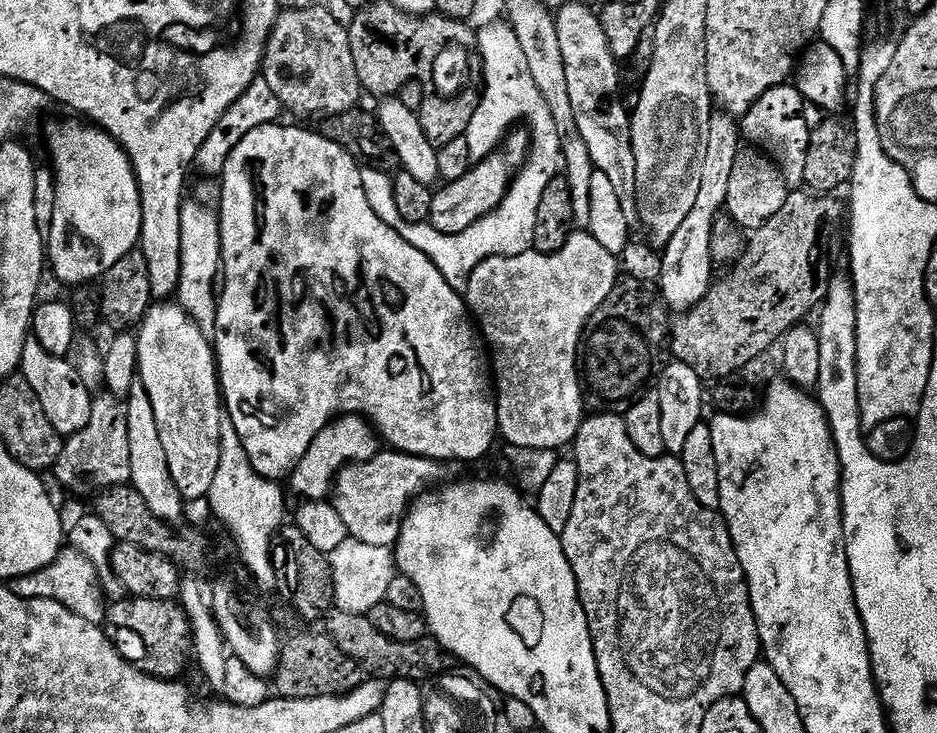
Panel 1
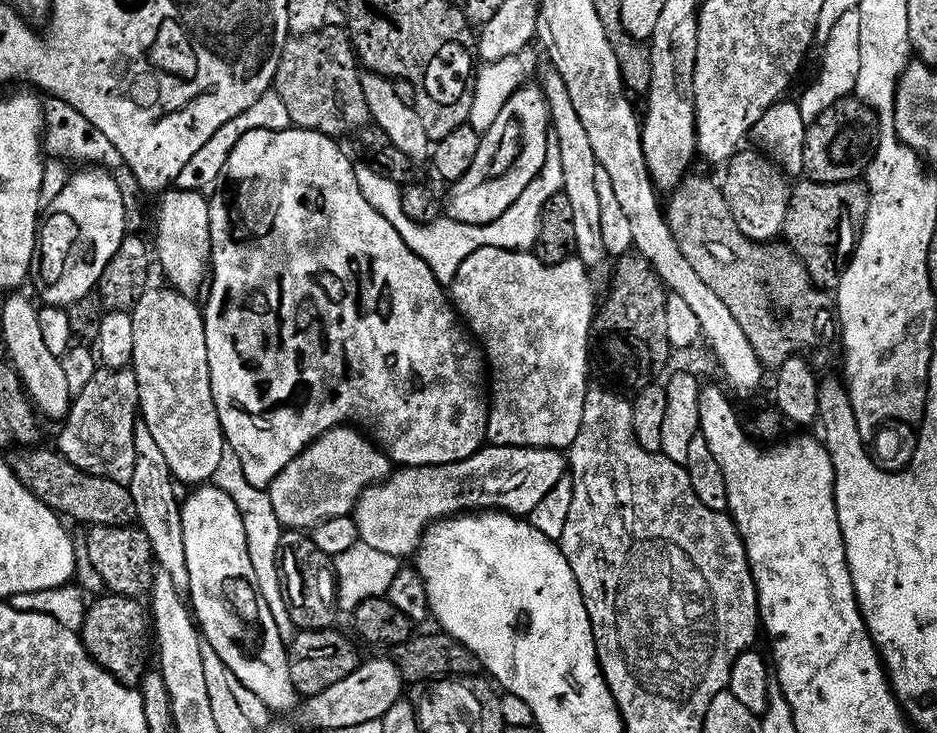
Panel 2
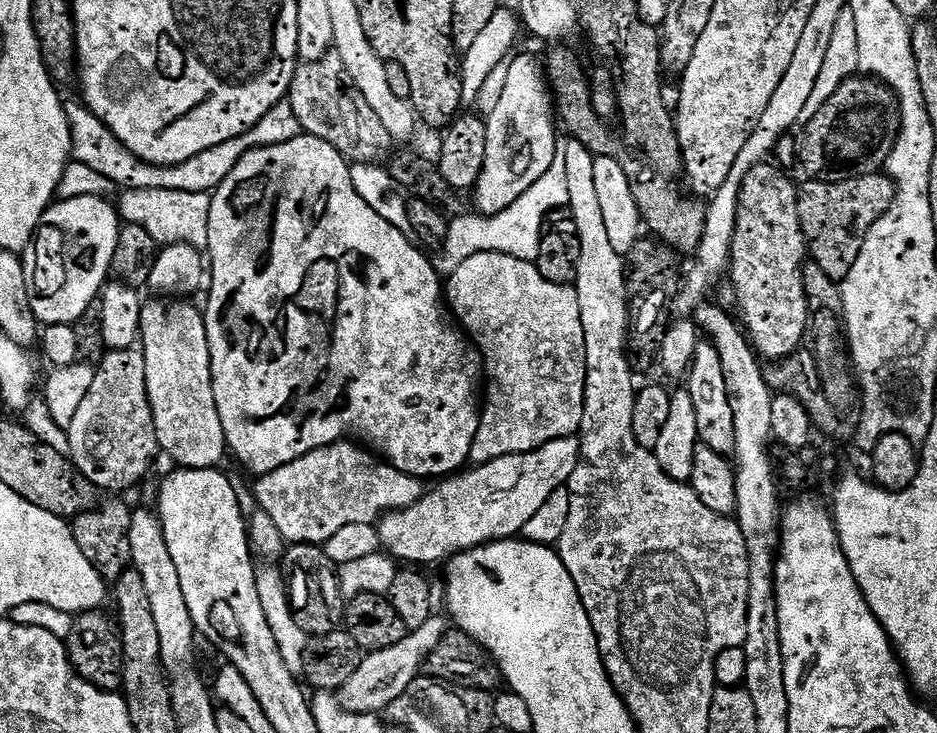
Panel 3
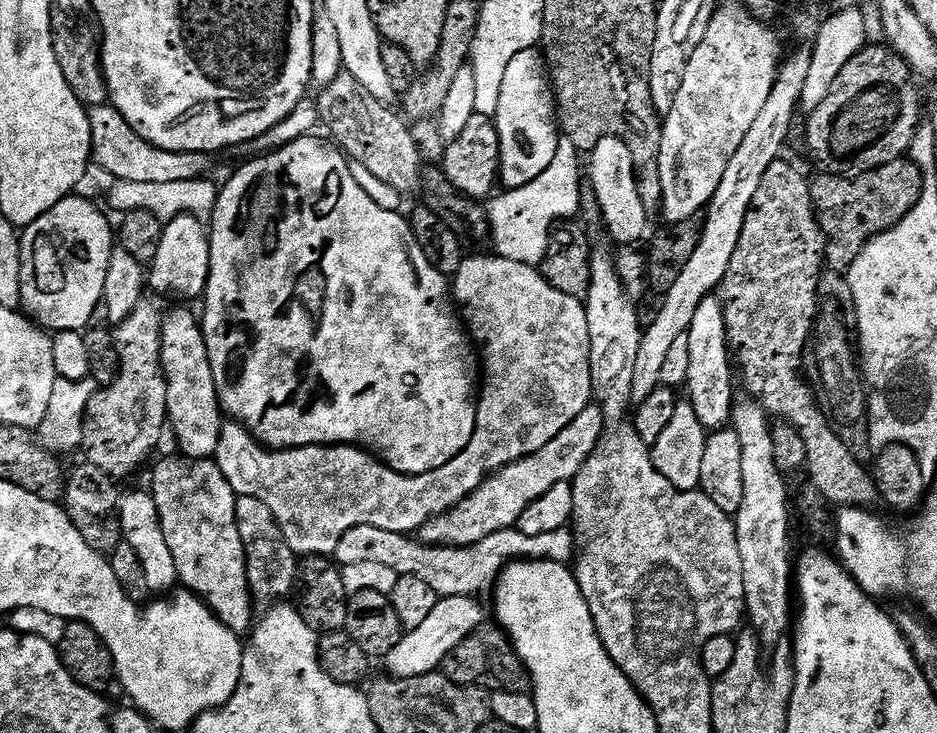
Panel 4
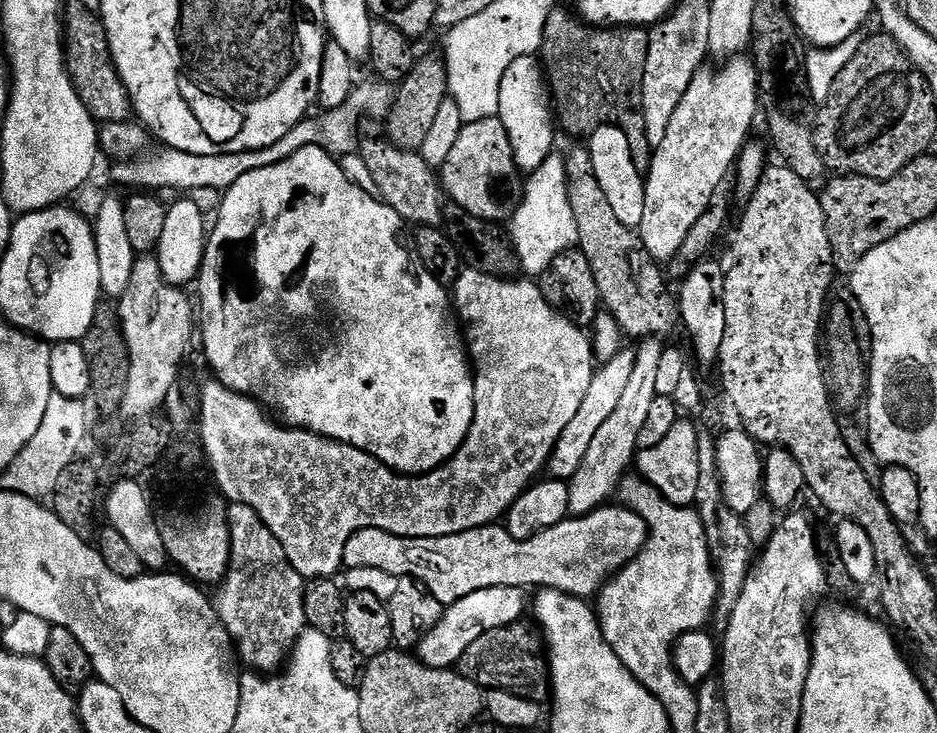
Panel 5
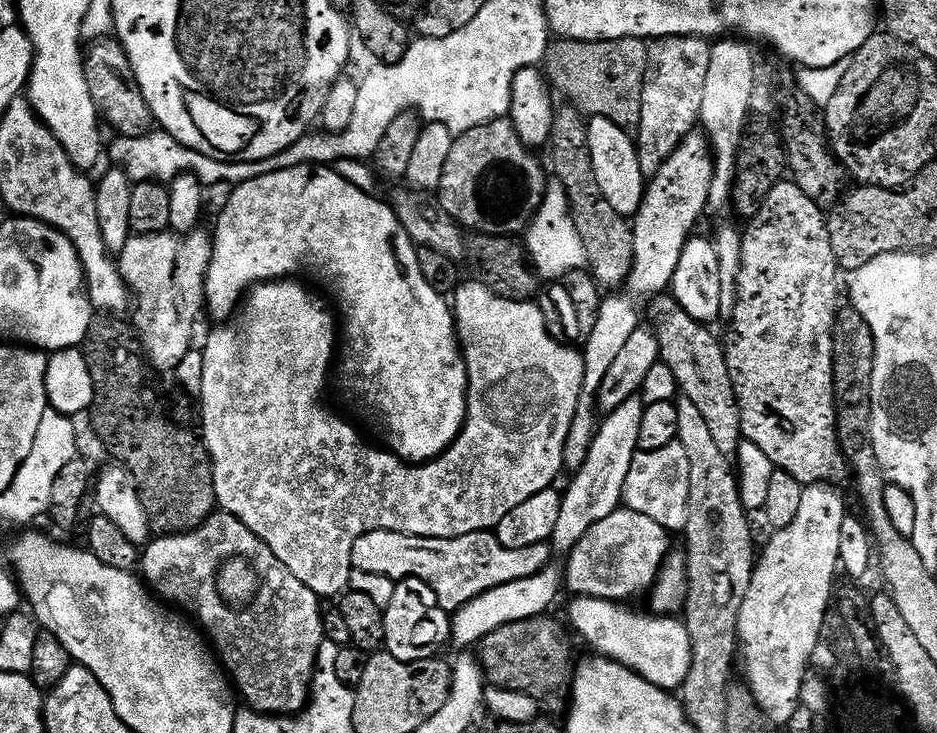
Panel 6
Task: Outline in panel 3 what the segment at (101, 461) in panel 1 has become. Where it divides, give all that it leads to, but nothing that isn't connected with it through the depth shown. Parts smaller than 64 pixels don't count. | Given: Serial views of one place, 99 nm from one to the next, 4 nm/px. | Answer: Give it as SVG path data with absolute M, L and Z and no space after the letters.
M106 354L95 367L92 385L82 399L72 424L65 431L66 452L79 475L102 492L122 494L148 472L152 456L159 451L147 390L137 381L122 382L121 355Z

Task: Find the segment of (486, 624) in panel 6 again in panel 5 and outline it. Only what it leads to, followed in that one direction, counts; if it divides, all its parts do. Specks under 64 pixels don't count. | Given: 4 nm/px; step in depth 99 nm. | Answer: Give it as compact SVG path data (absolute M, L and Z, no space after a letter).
M491 588L478 590L474 594L466 594L458 602L447 605L434 630L430 630L418 645L418 659L431 668L452 668L459 665L462 654L466 654L466 646L482 638L490 630L498 626L517 623L524 612L524 607L529 607L530 600L526 597L523 588Z

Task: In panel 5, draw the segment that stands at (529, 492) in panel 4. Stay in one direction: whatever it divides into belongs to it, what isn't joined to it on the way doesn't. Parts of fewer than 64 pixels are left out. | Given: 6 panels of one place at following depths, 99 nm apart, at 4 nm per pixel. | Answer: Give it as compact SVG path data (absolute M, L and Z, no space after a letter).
M624 346L612 359L601 363L593 371L590 390L586 390L586 398L582 402L582 406L578 406L578 414L574 414L570 426L566 426L566 430L562 430L562 438L558 438L556 450L546 465L547 471L555 479L571 481L578 466L582 466L582 458L586 458L586 450L590 450L590 442L594 442L594 434L598 434L602 422L606 422L606 418L610 418L610 414L614 414L614 410L618 410L618 402L626 390L626 385L630 382L630 374L633 373L635 365L636 348Z

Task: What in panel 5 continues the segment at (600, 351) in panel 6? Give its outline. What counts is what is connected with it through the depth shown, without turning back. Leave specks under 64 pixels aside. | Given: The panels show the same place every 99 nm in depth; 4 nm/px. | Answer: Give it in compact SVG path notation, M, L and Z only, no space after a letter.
M732 58L725 64L728 65L717 76L709 70L702 70L694 82L690 82L690 90L686 90L678 110L674 110L674 118L670 118L670 126L666 126L666 138L655 145L652 153L652 167L644 180L644 209L638 231L644 248L658 262L671 262L678 254L690 228L710 205L714 190L729 179L736 161L740 159L740 151L749 139L748 131L756 116L758 120L758 105L762 97L755 63L748 58Z

